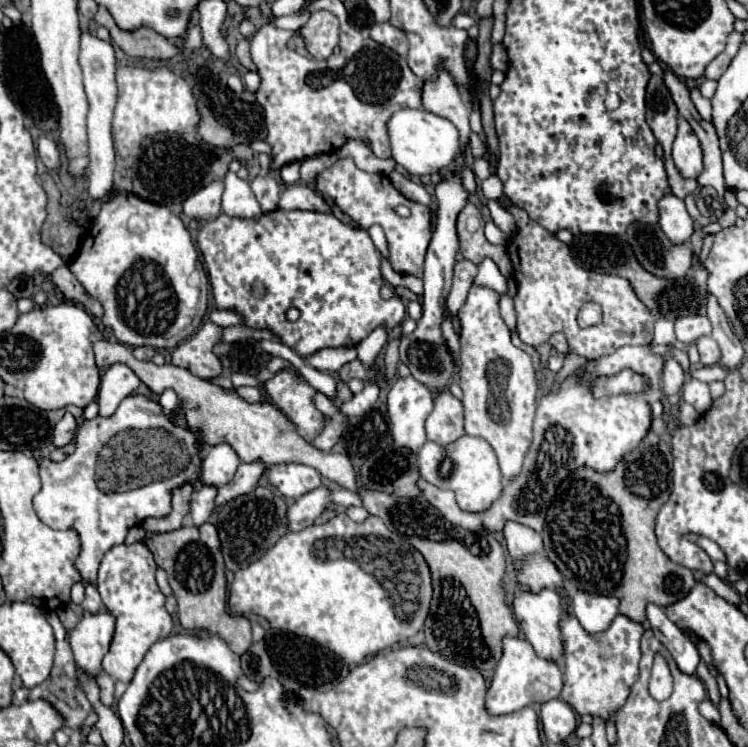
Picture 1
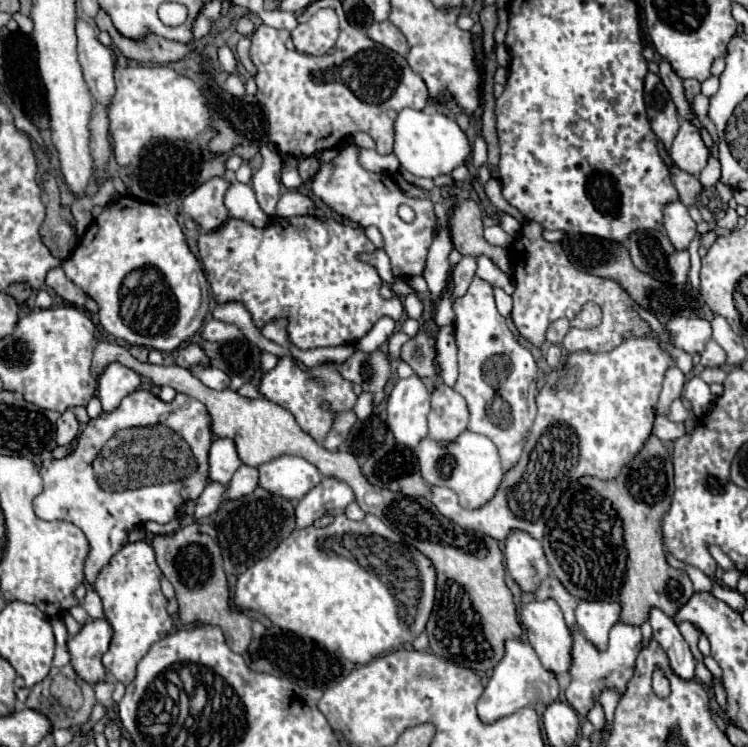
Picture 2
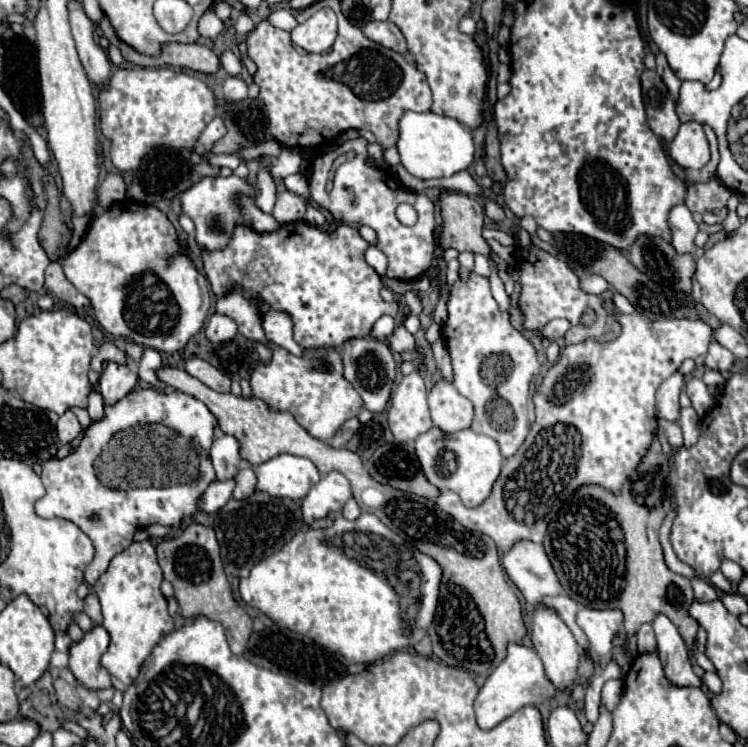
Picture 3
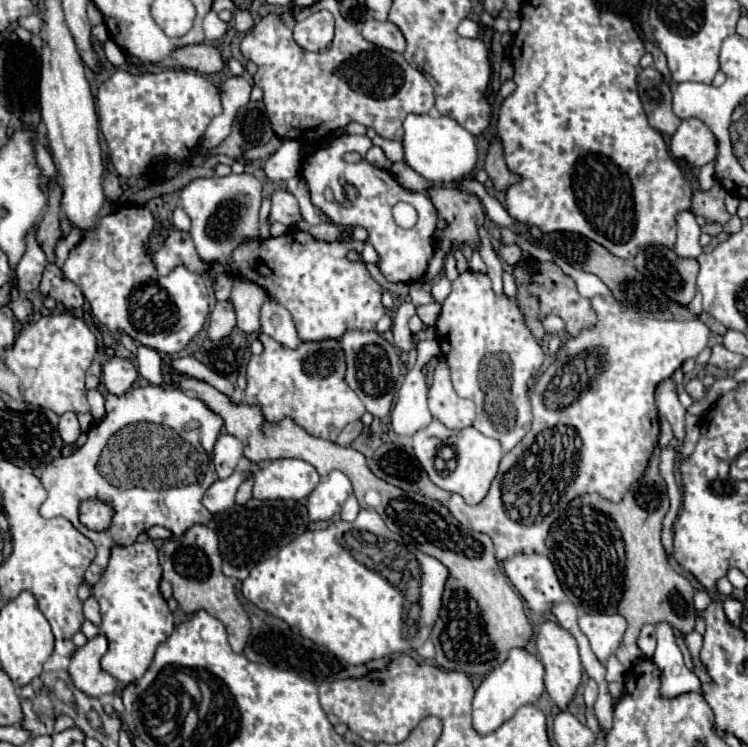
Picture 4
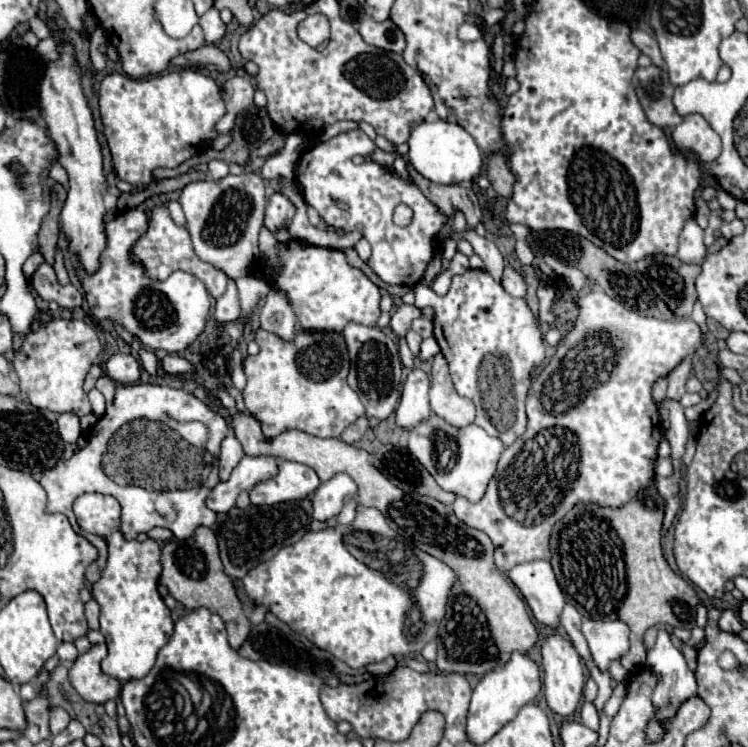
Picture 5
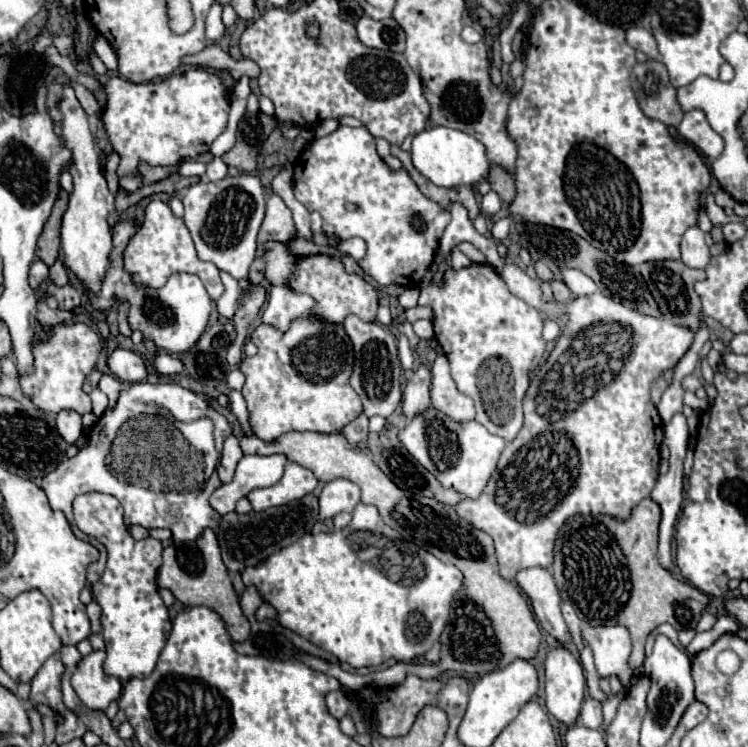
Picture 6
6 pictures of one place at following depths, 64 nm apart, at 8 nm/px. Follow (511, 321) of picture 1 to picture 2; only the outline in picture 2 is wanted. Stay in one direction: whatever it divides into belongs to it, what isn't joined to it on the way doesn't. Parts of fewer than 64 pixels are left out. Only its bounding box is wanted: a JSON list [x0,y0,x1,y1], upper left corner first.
[494,286,512,316]

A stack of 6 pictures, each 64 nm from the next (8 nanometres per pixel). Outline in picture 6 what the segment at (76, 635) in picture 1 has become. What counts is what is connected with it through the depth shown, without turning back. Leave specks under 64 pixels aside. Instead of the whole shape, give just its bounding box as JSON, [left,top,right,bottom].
[72,652,122,710]

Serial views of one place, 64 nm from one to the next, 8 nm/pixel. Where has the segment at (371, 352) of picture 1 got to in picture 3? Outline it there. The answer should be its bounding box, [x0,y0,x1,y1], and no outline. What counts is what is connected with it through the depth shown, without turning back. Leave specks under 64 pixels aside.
[370,316,394,340]

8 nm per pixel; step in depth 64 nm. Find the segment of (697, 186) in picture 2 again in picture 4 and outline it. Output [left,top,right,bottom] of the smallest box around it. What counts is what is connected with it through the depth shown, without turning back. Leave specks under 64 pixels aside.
[692,184,732,224]

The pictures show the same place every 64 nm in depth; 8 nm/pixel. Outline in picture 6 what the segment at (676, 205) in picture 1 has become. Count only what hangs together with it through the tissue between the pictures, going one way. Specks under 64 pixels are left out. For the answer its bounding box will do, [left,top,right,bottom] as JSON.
[682,226,710,268]

